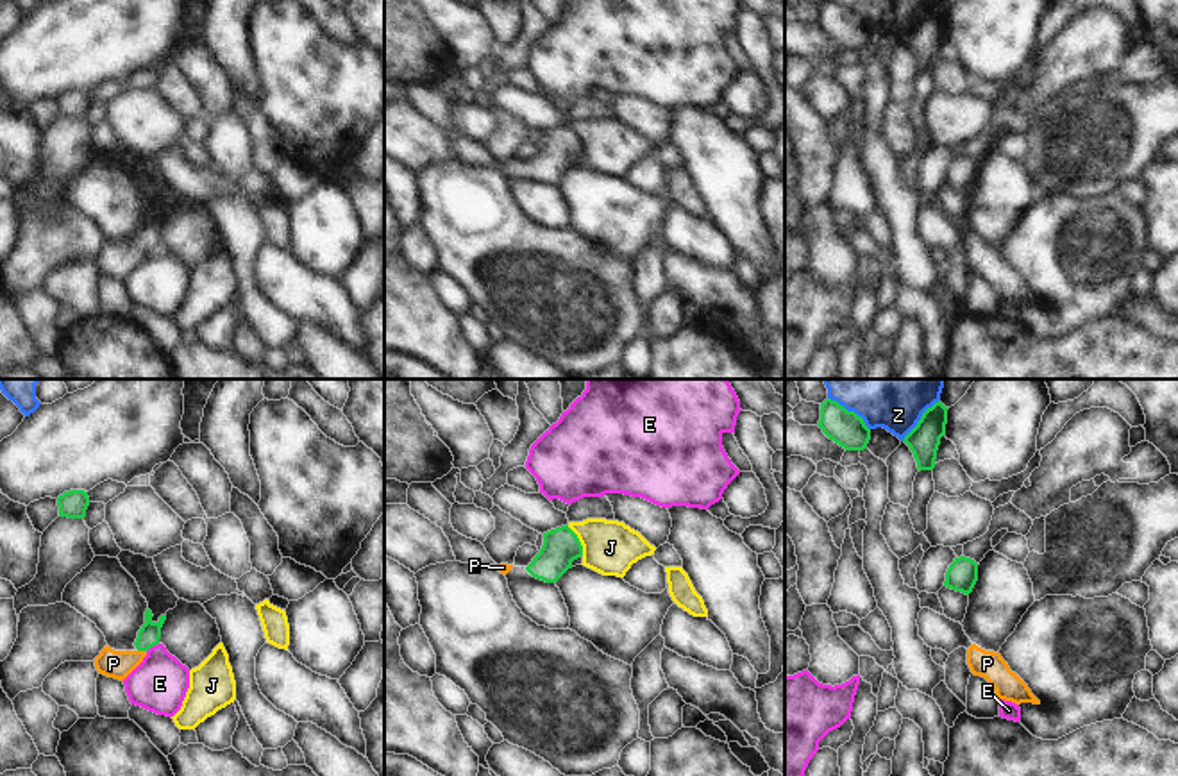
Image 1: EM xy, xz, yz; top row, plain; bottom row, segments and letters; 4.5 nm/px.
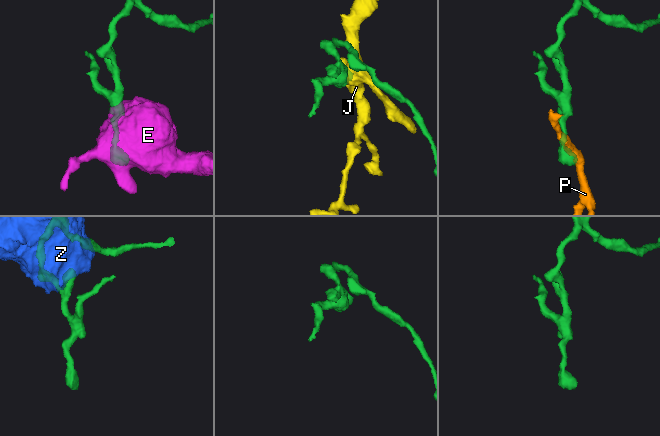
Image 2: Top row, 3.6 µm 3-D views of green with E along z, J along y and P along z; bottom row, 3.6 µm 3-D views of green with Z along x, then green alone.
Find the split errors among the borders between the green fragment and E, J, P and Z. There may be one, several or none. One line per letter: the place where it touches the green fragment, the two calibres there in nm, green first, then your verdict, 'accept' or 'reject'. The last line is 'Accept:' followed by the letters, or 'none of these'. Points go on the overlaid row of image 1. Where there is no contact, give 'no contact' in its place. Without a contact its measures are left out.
E: xy (152, 646) | 100/260 nm | reject
J: xz (578, 540) | 160/240 nm | reject
P: xy (142, 649) | 100/130 nm | accept
Z: yz (851, 412) | 160/420 nm | reject
Accept: P

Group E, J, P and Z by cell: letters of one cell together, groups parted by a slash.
E / J / P / Z

